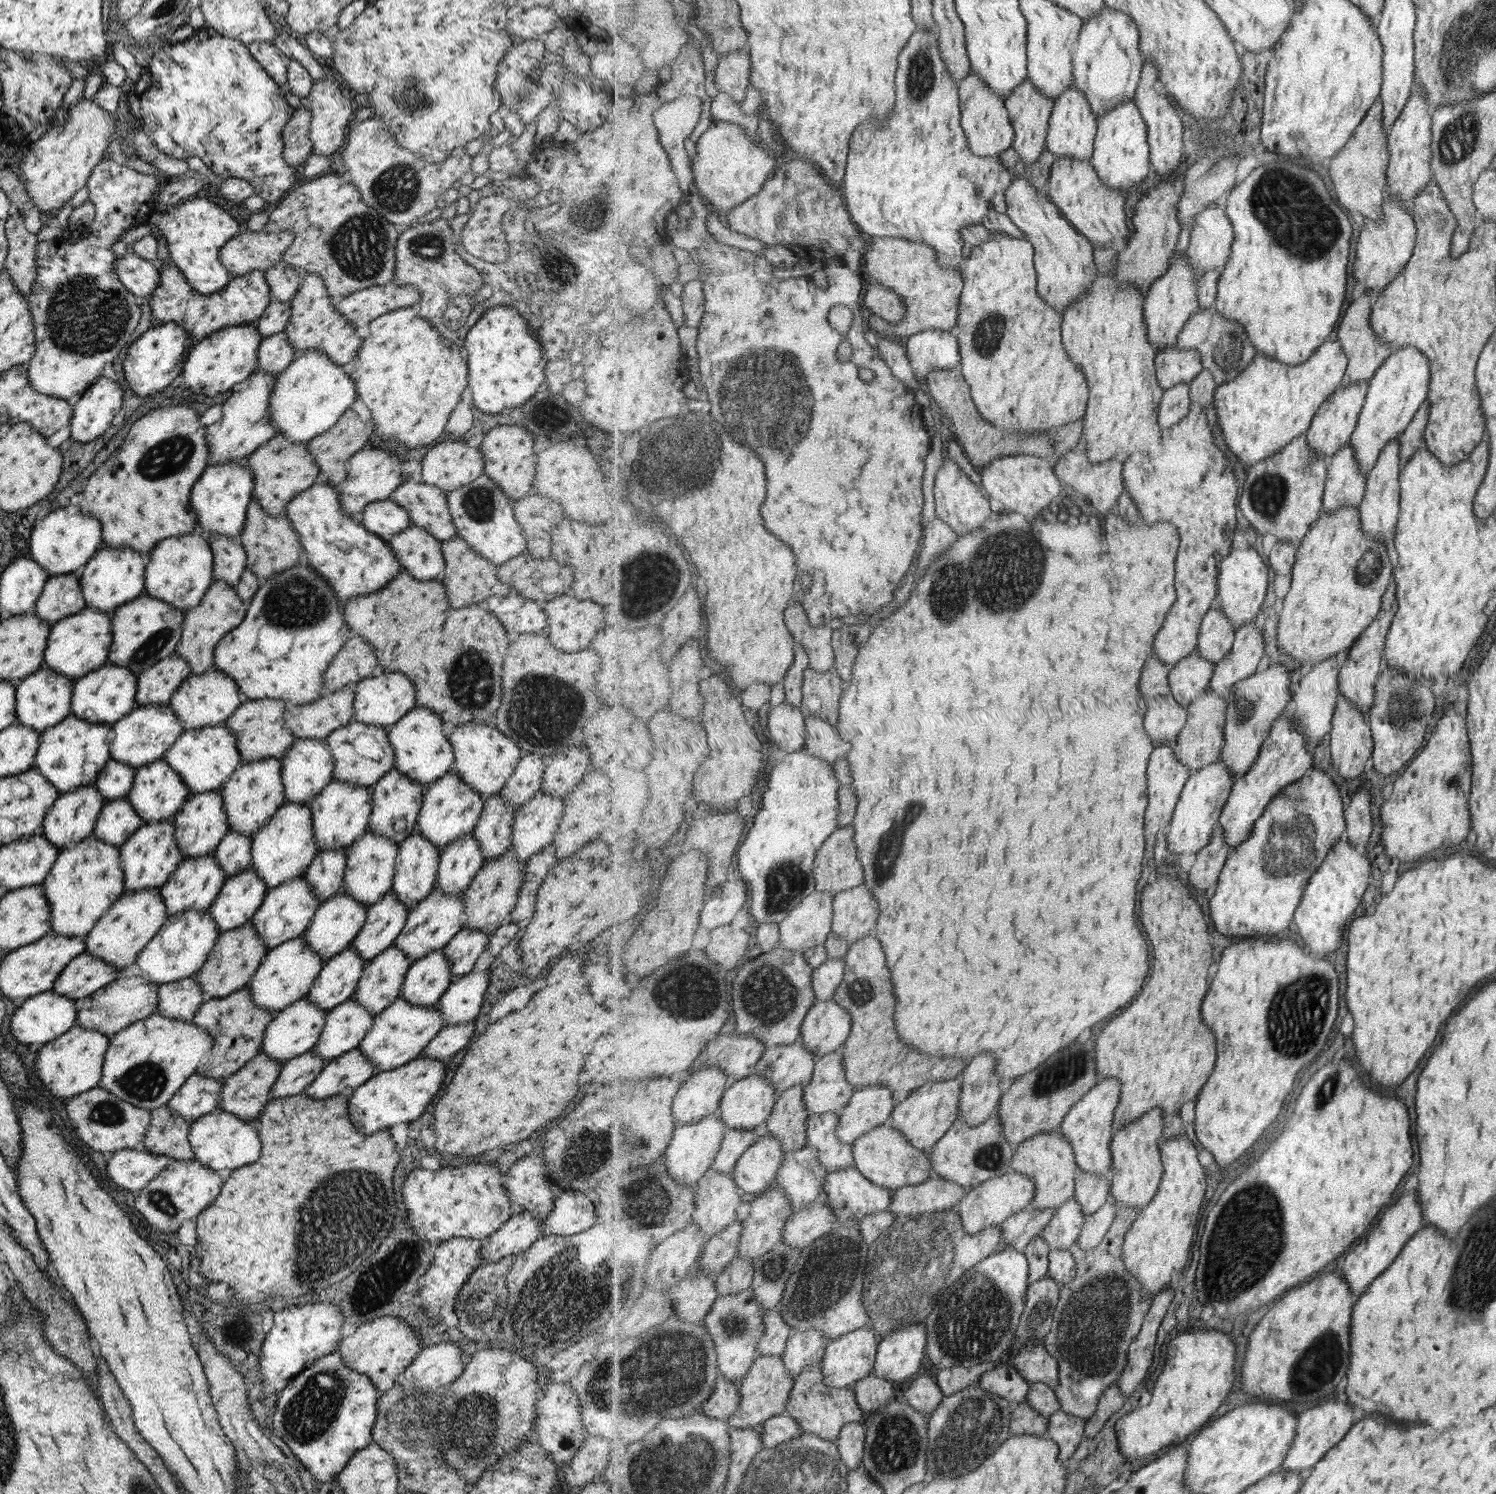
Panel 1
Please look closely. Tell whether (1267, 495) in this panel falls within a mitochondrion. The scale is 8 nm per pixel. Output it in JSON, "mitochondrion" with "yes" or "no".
{"mitochondrion":"yes"}

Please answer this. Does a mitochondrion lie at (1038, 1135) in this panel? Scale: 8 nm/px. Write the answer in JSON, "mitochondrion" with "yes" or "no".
{"mitochondrion":"no"}

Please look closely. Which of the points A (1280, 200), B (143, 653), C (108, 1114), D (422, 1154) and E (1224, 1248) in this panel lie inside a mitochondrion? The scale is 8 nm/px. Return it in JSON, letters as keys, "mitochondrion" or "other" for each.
{"A":"mitochondrion","B":"mitochondrion","C":"mitochondrion","D":"other","E":"mitochondrion"}

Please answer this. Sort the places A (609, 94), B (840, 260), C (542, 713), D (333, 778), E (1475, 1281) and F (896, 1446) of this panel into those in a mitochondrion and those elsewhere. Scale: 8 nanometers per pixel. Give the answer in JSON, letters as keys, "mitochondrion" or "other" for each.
{"A":"other","B":"other","C":"mitochondrion","D":"other","E":"mitochondrion","F":"mitochondrion"}

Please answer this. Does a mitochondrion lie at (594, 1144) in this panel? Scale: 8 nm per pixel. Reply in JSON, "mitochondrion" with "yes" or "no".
{"mitochondrion":"yes"}

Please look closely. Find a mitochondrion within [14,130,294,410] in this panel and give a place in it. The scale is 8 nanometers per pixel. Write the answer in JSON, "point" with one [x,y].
{"point":[83,318]}

